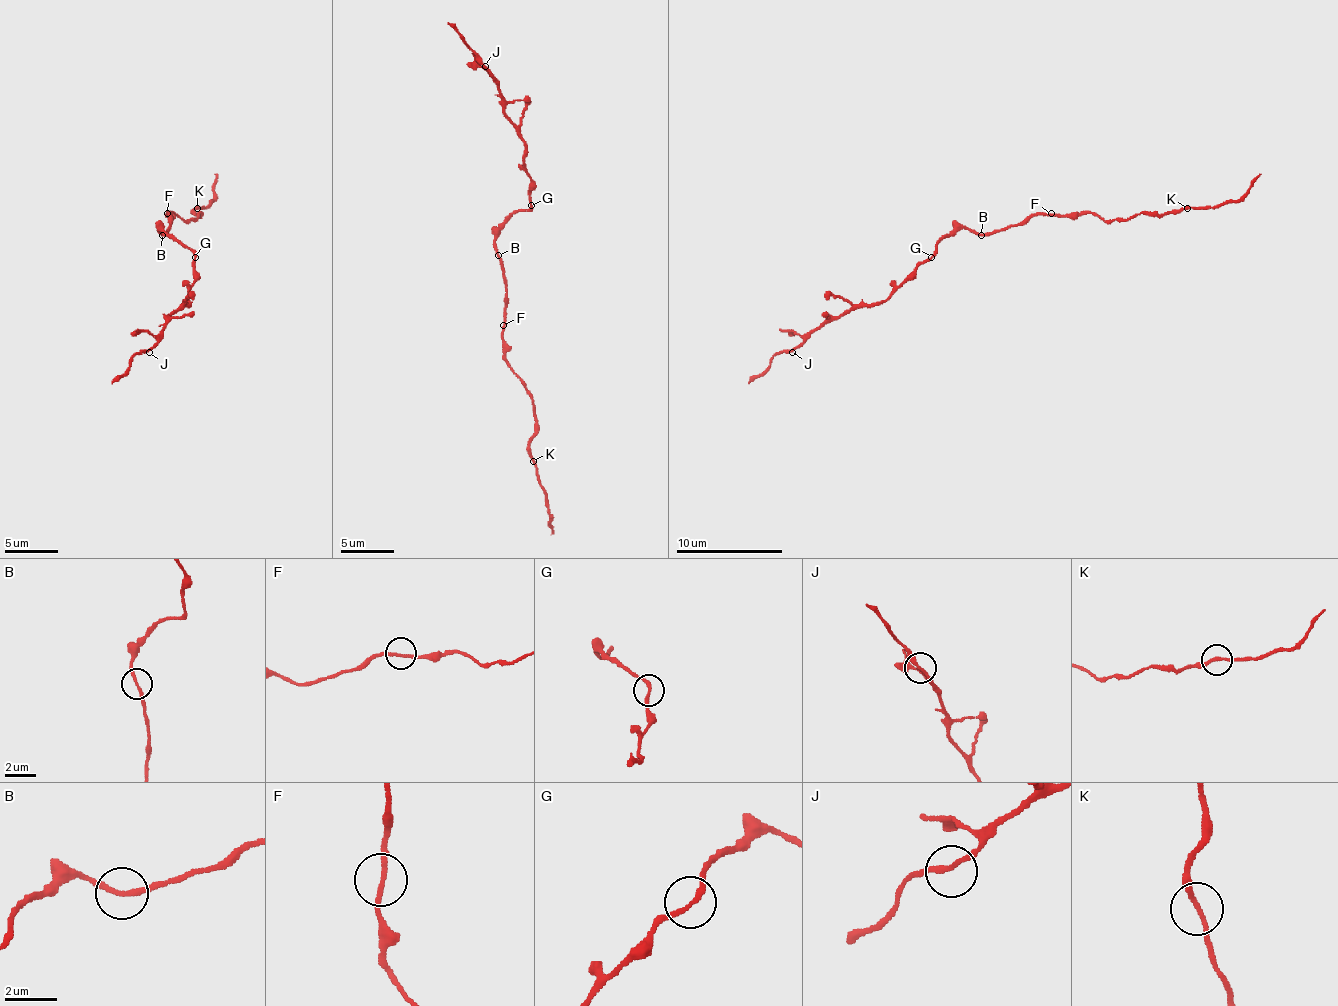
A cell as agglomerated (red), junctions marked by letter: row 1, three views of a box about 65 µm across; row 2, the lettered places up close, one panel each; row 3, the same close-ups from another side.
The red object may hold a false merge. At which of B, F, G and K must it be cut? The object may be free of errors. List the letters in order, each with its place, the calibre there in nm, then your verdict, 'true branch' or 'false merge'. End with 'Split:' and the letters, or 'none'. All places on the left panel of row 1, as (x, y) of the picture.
B: (162, 235) | 190 nm | true branch
F: (167, 213) | 190 nm | true branch
G: (195, 257) | 200 nm | false merge
K: (197, 208) | 180 nm | true branch
Split: G

